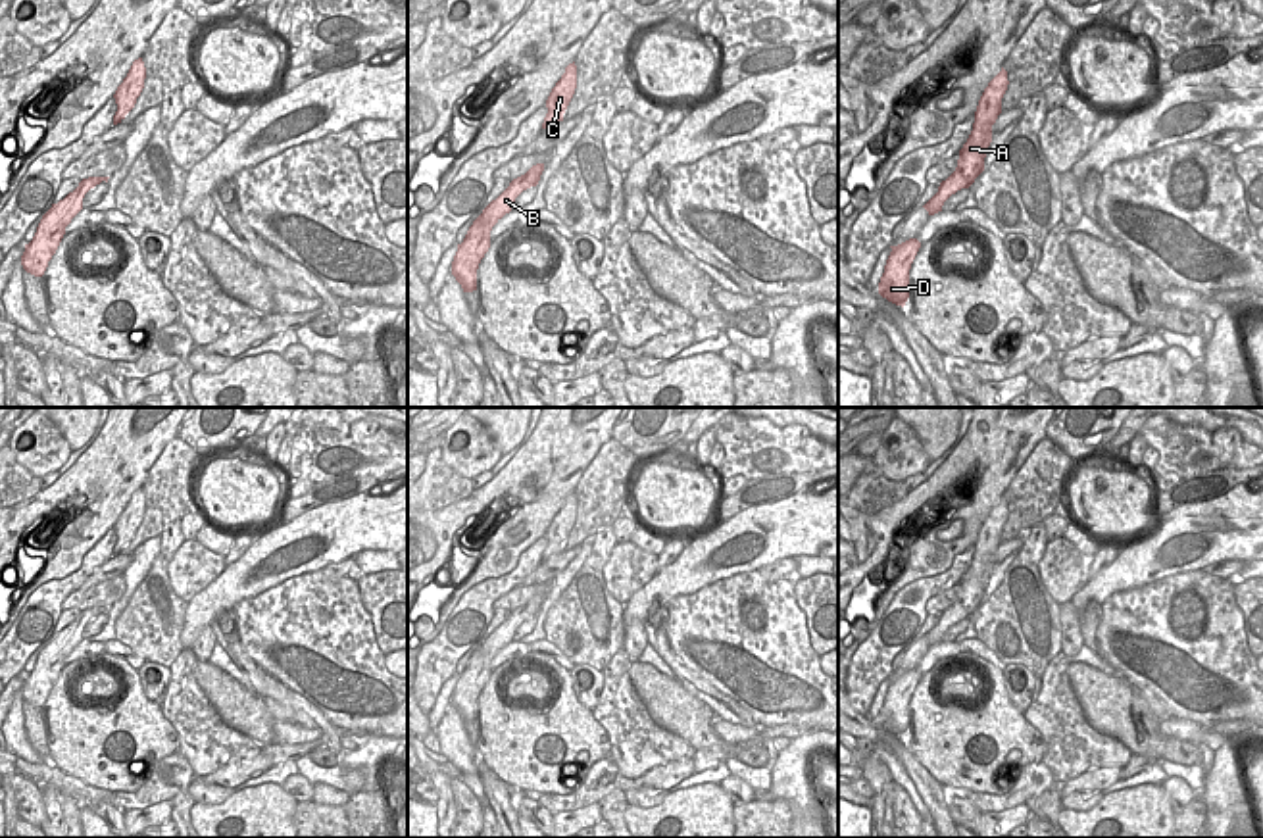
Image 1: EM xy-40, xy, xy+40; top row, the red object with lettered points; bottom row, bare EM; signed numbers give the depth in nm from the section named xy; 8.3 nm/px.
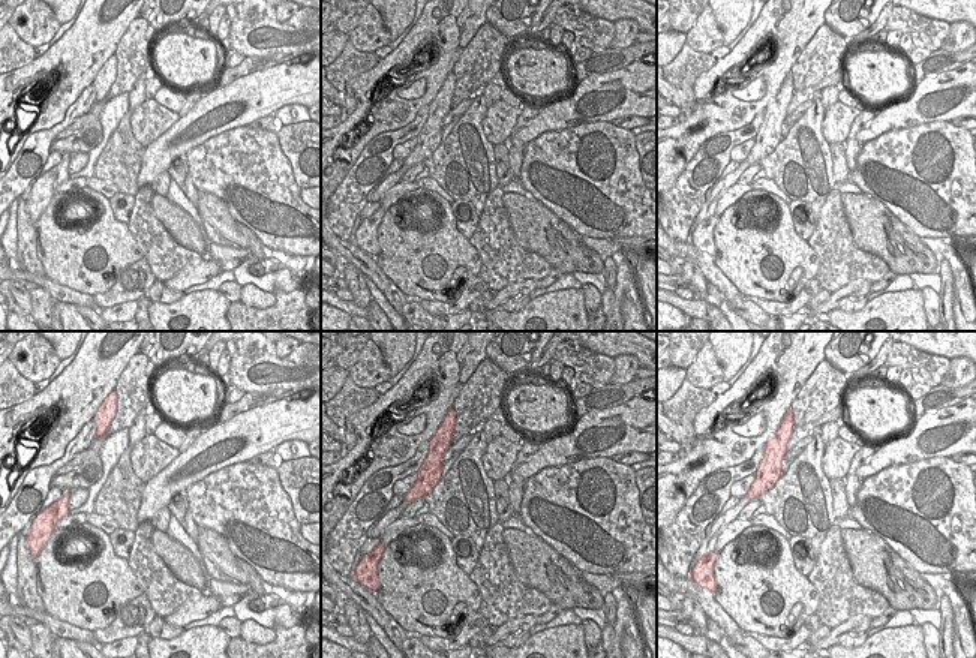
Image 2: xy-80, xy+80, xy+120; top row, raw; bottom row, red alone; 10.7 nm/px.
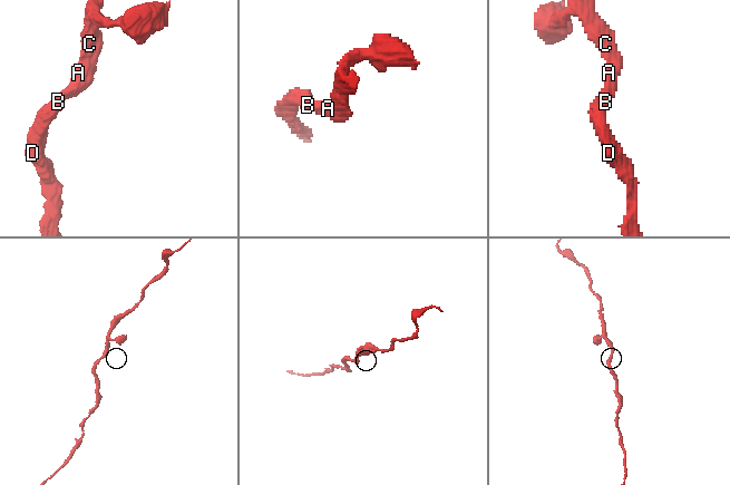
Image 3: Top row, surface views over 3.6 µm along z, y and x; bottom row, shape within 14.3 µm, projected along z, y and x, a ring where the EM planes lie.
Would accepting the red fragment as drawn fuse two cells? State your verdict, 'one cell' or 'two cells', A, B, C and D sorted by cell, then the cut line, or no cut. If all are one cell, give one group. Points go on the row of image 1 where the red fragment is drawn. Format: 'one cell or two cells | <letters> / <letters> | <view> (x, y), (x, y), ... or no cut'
one cell | A B C D | no cut

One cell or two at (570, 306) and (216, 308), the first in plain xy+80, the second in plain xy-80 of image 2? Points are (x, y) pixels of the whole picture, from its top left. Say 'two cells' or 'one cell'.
one cell

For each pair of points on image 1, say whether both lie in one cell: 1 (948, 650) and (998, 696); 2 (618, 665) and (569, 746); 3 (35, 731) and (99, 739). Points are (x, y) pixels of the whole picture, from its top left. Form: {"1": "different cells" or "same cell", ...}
{"1": "different cells", "2": "different cells", "3": "different cells"}

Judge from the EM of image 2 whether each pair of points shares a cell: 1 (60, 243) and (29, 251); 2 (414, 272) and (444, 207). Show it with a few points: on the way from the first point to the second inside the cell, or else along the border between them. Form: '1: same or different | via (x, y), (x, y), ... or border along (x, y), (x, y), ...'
1: different | border along (33, 224), (35, 252), (45, 275)
2: same | via (431, 255), (446, 240), (446, 224)

